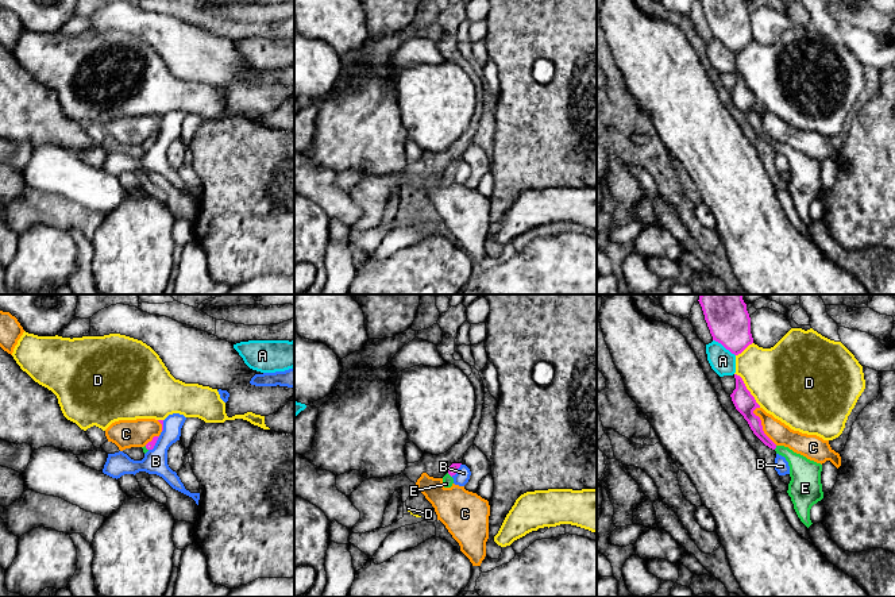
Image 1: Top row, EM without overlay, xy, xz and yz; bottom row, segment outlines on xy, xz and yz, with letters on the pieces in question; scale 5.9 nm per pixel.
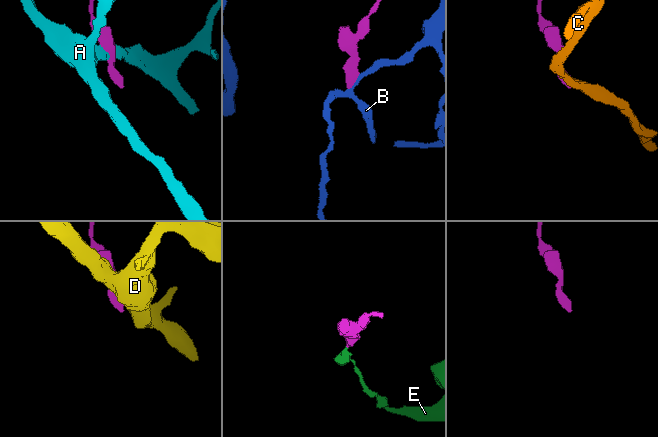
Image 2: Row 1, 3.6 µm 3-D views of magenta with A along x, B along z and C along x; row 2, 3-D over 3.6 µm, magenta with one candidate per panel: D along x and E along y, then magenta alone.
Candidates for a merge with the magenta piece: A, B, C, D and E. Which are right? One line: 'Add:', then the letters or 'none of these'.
Add: E

